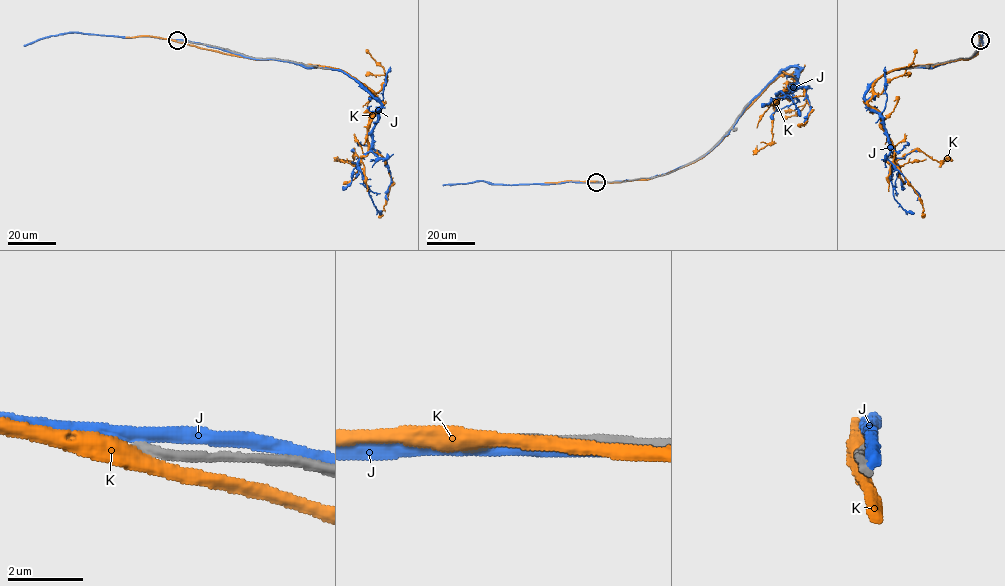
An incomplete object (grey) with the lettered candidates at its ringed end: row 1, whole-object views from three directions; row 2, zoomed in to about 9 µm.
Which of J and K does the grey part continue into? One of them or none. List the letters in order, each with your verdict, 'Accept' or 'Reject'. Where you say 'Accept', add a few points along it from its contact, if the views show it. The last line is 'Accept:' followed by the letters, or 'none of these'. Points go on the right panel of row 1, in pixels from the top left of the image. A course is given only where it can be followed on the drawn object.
J: Reject
K: Reject
Accept: none of these

